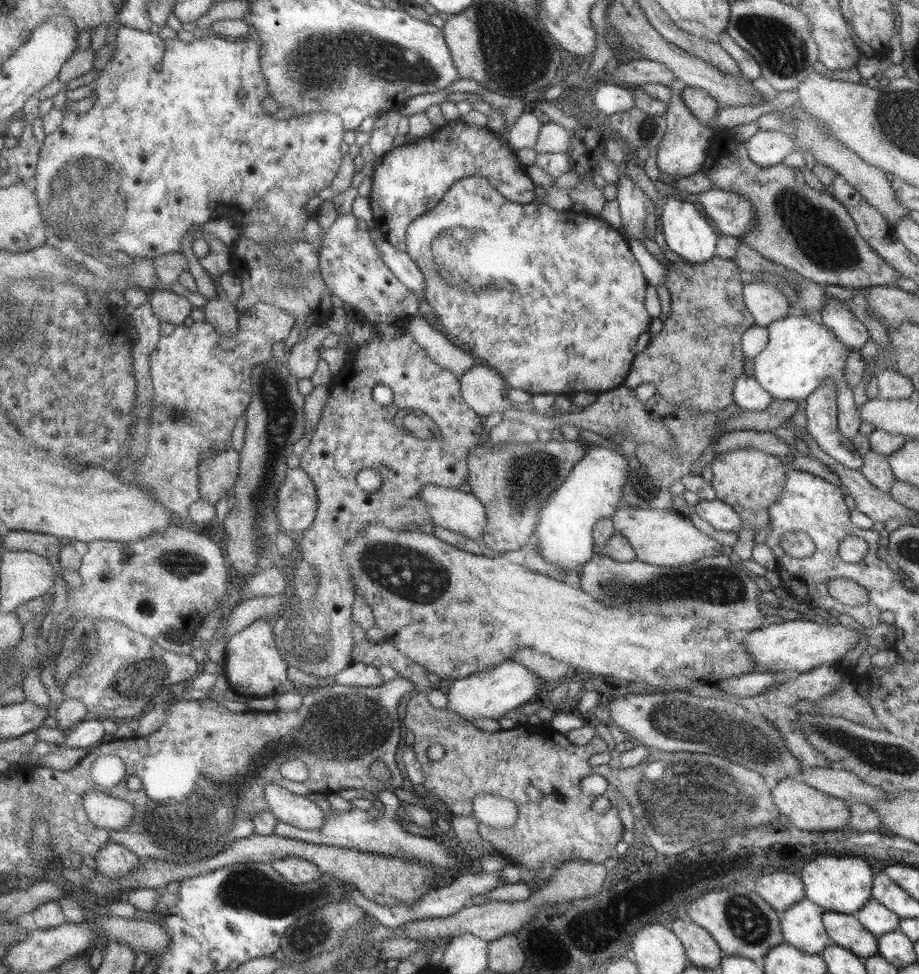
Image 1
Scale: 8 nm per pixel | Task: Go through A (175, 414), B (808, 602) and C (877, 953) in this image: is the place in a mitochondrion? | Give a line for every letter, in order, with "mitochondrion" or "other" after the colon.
A: mitochondrion
B: other
C: other

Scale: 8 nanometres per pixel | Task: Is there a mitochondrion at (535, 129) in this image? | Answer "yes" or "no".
no

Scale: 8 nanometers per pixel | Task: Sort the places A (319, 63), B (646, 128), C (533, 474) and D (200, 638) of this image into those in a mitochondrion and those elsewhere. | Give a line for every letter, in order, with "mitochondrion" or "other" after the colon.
A: mitochondrion
B: mitochondrion
C: mitochondrion
D: other

